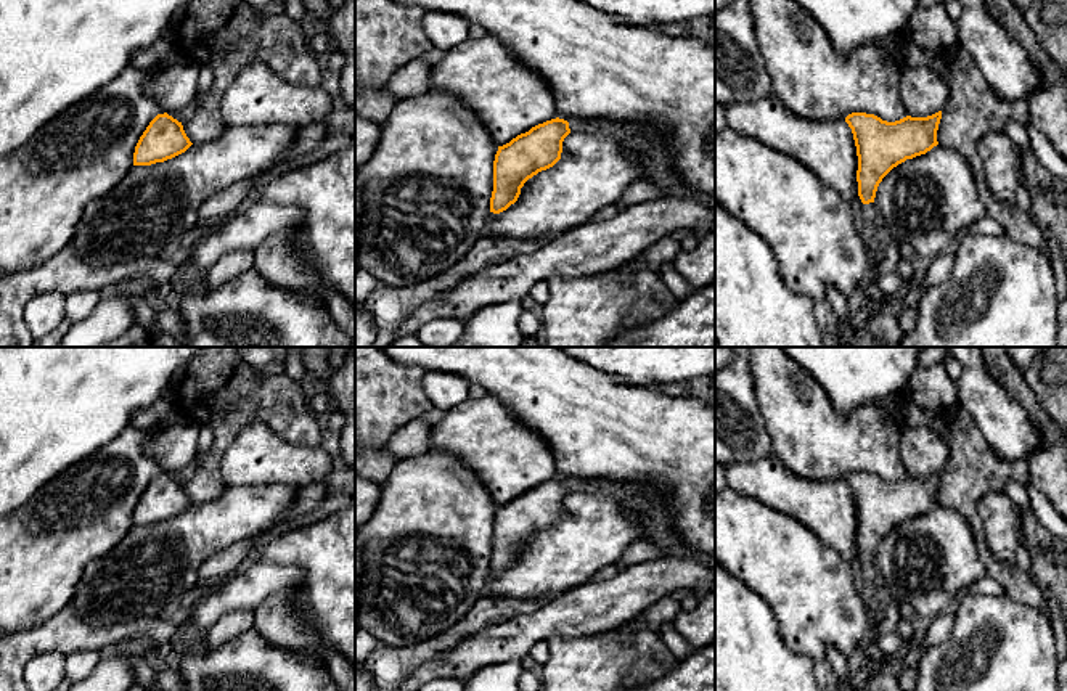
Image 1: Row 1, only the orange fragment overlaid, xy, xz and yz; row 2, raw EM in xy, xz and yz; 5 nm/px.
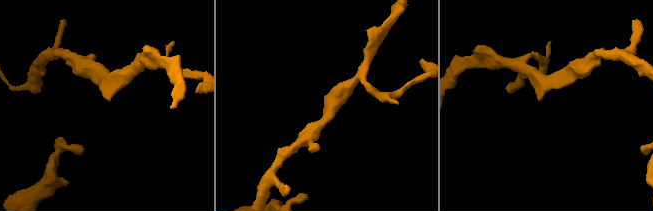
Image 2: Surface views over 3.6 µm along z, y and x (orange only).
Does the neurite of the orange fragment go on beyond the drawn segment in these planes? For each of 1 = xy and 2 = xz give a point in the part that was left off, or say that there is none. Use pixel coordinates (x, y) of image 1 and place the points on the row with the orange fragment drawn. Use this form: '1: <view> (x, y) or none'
1: none
2: none

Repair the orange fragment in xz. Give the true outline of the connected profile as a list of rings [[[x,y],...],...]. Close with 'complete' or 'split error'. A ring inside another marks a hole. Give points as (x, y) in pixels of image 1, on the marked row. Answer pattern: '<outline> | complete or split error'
[[[556,117],[498,146],[493,161],[490,212],[506,211],[517,201],[529,178],[553,167],[561,159],[562,141],[569,133],[569,122]]] | complete

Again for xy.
[[[167,112],[157,114],[135,146],[133,166],[164,162],[185,153],[191,145],[182,122]]] | complete

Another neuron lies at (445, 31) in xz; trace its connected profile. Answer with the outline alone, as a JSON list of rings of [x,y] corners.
[[[427,10],[421,27],[434,48],[450,51],[468,39],[469,22],[447,11]]]

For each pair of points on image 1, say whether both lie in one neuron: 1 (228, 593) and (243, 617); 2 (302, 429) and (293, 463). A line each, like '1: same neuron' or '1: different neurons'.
1: different neurons
2: different neurons

